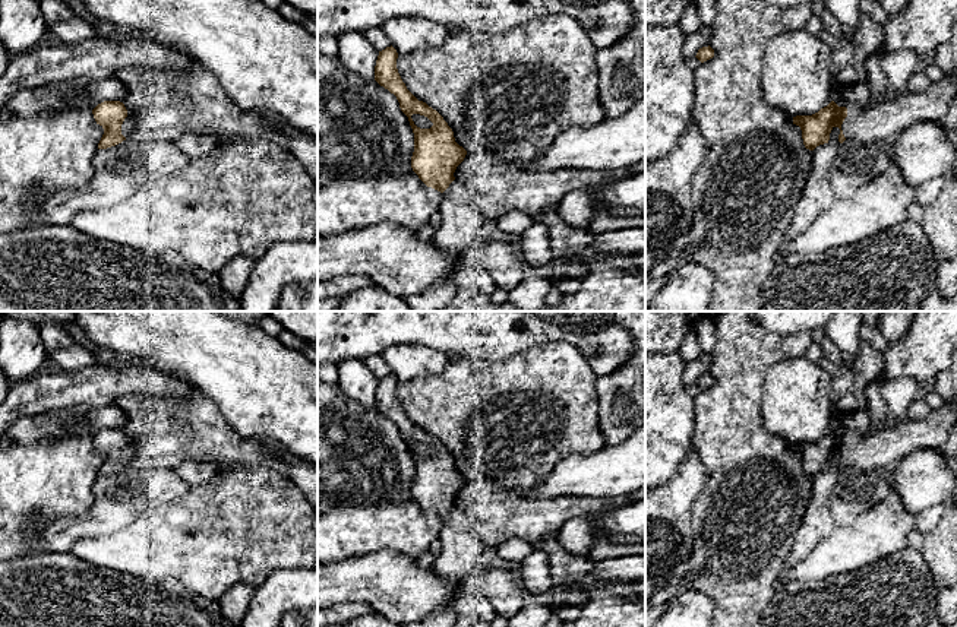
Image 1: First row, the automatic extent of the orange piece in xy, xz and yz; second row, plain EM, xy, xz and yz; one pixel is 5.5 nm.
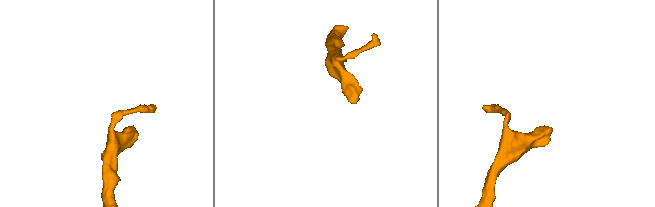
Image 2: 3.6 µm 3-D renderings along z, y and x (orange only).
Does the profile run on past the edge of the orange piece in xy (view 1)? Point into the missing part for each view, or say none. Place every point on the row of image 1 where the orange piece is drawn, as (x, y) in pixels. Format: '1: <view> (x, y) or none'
1: xy (129, 123)

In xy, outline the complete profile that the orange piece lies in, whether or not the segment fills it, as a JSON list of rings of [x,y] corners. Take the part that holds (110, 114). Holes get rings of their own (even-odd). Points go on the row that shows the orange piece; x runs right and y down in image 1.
[[[104,101],[92,110],[97,124],[104,129],[98,149],[107,149],[129,139],[136,115],[120,101]]]

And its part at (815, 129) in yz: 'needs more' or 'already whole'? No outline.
needs more

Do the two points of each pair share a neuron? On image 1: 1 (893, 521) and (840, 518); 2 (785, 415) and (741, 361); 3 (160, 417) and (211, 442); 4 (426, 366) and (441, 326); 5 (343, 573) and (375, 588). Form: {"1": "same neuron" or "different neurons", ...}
{"1": "different neurons", "2": "different neurons", "3": "same neuron", "4": "different neurons", "5": "same neuron"}

